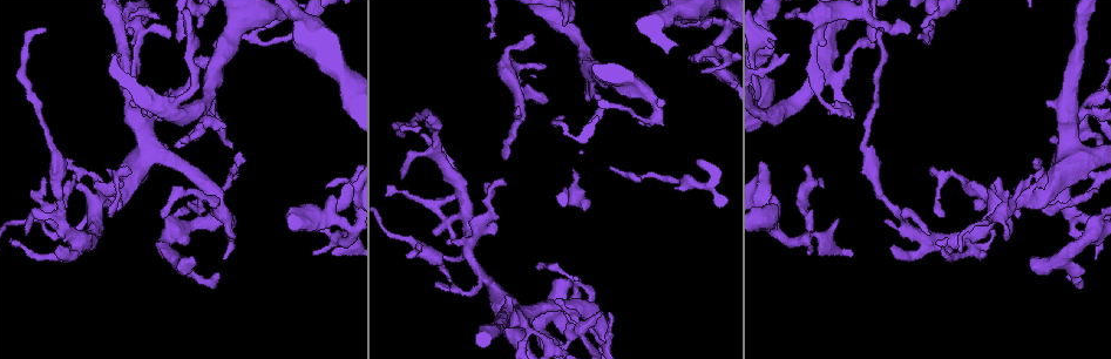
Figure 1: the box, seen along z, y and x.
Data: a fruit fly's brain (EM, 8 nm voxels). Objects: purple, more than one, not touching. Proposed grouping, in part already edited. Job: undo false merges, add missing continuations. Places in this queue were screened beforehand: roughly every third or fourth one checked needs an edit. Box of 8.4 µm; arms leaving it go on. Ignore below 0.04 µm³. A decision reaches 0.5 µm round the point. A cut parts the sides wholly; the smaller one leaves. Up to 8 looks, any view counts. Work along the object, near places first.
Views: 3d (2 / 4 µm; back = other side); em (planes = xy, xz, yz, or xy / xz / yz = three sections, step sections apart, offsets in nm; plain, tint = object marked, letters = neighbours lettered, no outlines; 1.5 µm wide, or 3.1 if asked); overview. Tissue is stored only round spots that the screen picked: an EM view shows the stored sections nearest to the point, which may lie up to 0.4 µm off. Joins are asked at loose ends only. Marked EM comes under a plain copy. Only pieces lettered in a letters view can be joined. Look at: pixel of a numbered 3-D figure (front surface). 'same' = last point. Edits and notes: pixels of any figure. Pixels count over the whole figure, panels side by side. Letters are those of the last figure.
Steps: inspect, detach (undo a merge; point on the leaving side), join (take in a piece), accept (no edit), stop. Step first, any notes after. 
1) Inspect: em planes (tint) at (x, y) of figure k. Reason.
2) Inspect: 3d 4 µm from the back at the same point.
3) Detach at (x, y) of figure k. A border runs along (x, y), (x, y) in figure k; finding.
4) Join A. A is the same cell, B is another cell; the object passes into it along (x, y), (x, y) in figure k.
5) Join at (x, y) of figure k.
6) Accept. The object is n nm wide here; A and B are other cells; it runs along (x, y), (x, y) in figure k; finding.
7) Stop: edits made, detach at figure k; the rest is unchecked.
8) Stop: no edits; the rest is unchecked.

Inspect: 3d 2 µm at (907, 34) of figure 1. Free end.

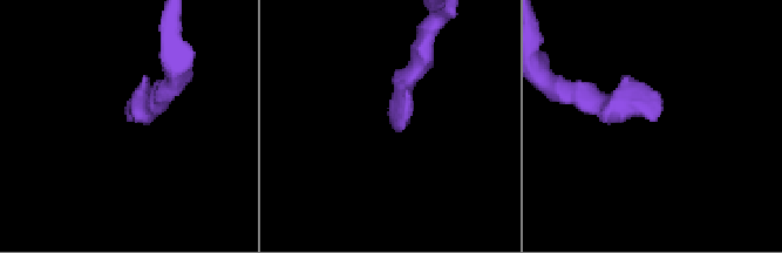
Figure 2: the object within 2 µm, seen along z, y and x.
Inspect: em planes (letters) at (389, 122) of figure 2.

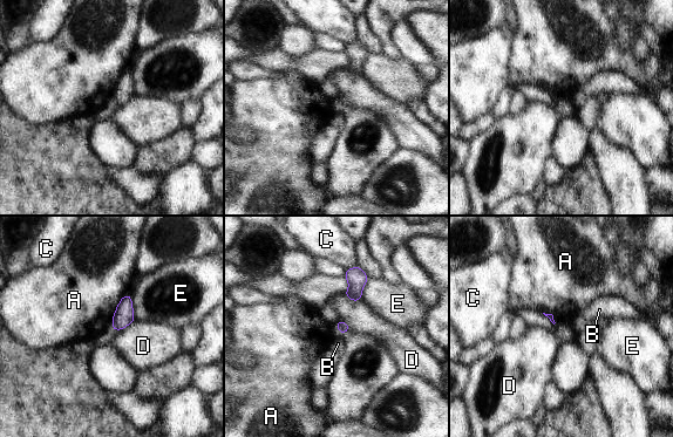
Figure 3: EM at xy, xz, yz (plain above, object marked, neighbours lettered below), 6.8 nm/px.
Accept. A, B, C, D and E are other cells; a border runs along (119, 305), (110, 329) in figure 3; none of them fits.

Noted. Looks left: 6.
Inspect: 3d 2 µm at (76, 186) of figure 1.

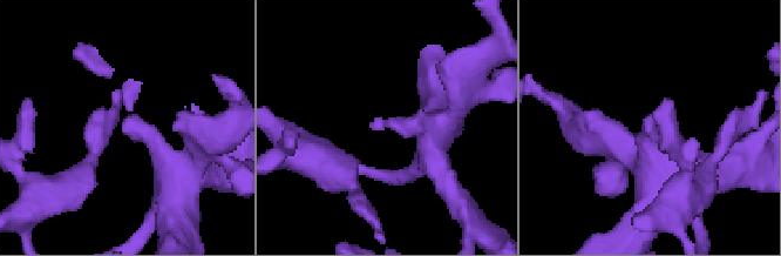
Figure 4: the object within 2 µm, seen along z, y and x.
Inspect: em yz step 4 (letters) at (123, 126) of figure 4.

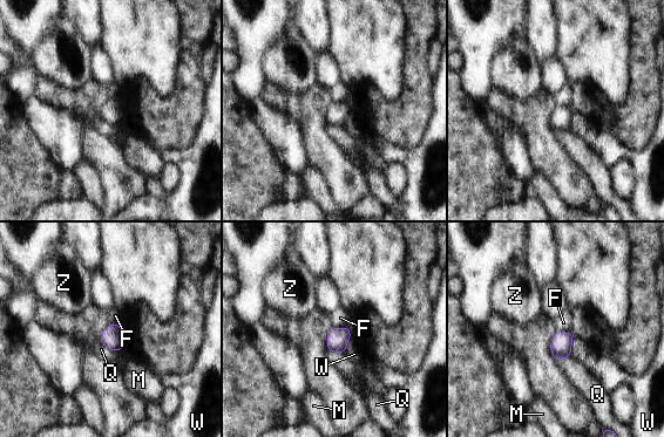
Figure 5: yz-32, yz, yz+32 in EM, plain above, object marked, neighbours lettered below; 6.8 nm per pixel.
Inspect: em planes (letters) at the same point.

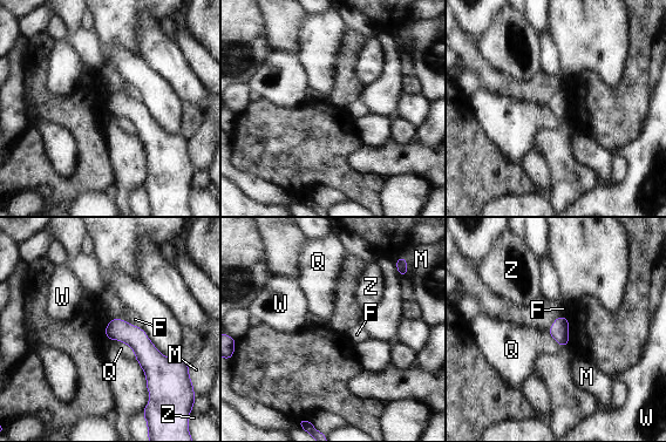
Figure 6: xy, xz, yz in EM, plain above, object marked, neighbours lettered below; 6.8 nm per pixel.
Accept. The longest contact is with Q, 220 nm; F, M, Q, W and Z are other cells; a border runs along (110, 339), (124, 341), (136, 356) in figure 6; no lettered piece goes on from it.

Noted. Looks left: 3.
Inspect: em xy step 4 (tint) at (592, 311) of figure 1. Abrupt turn.

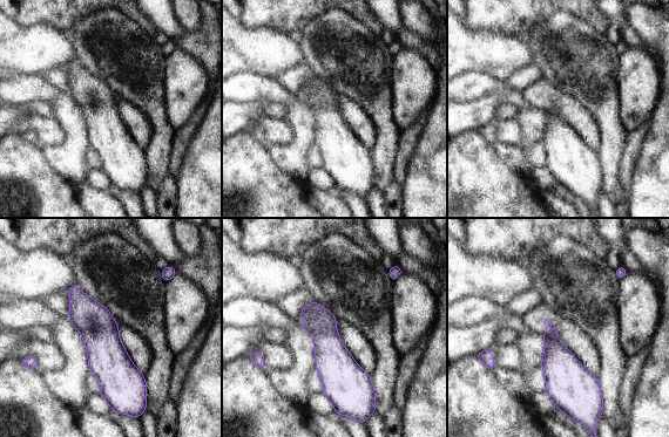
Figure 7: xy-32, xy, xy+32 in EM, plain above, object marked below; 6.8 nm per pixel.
Inspect: em planes (letters) at the same point. Another direction.

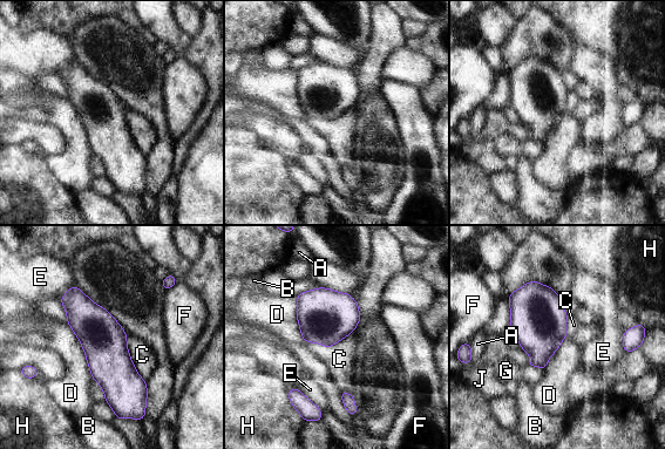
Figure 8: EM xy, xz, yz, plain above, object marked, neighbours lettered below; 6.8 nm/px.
Accept. The object is 300 nm wide here; the longest contact is with D, 420 nm; A, B, C, D, E, F, G, H and J are other cells; continuous, no second cell.

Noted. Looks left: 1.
Stop: no edits; the rest is unchecked.

